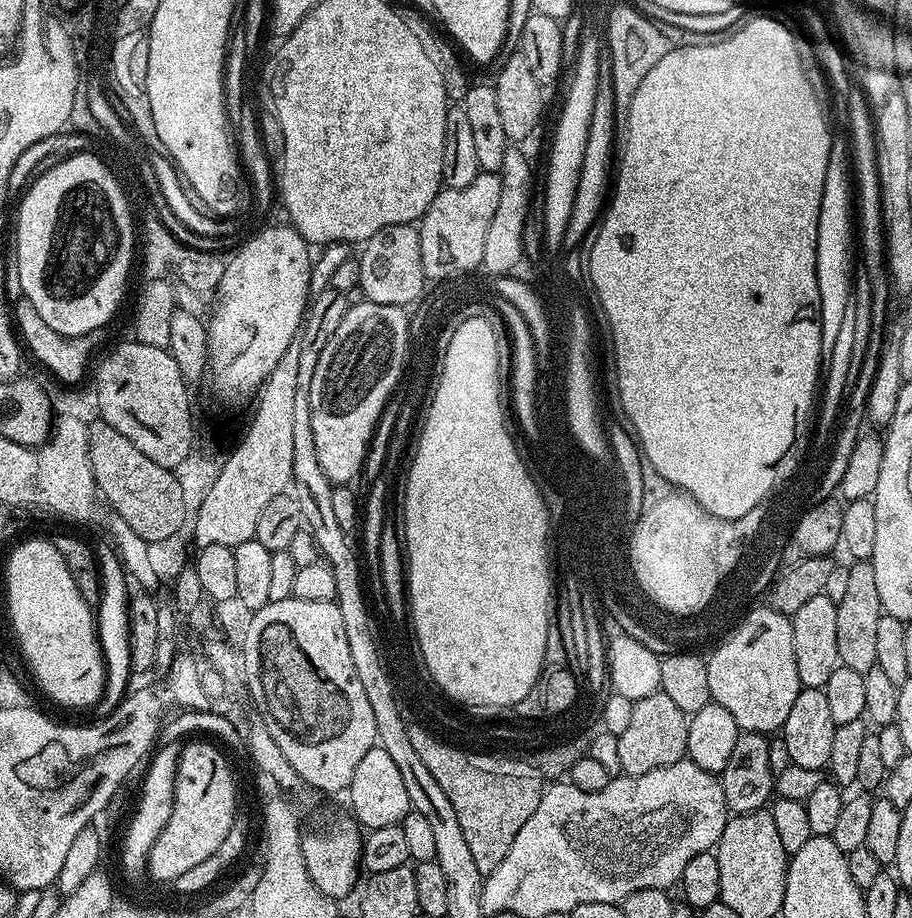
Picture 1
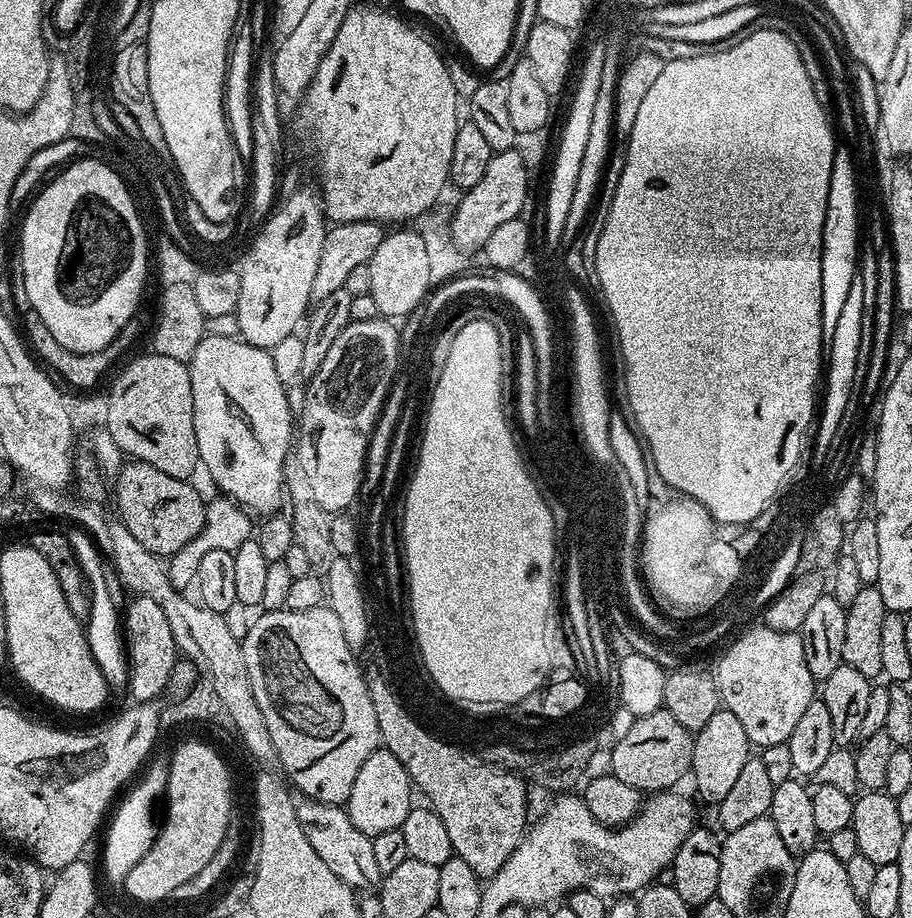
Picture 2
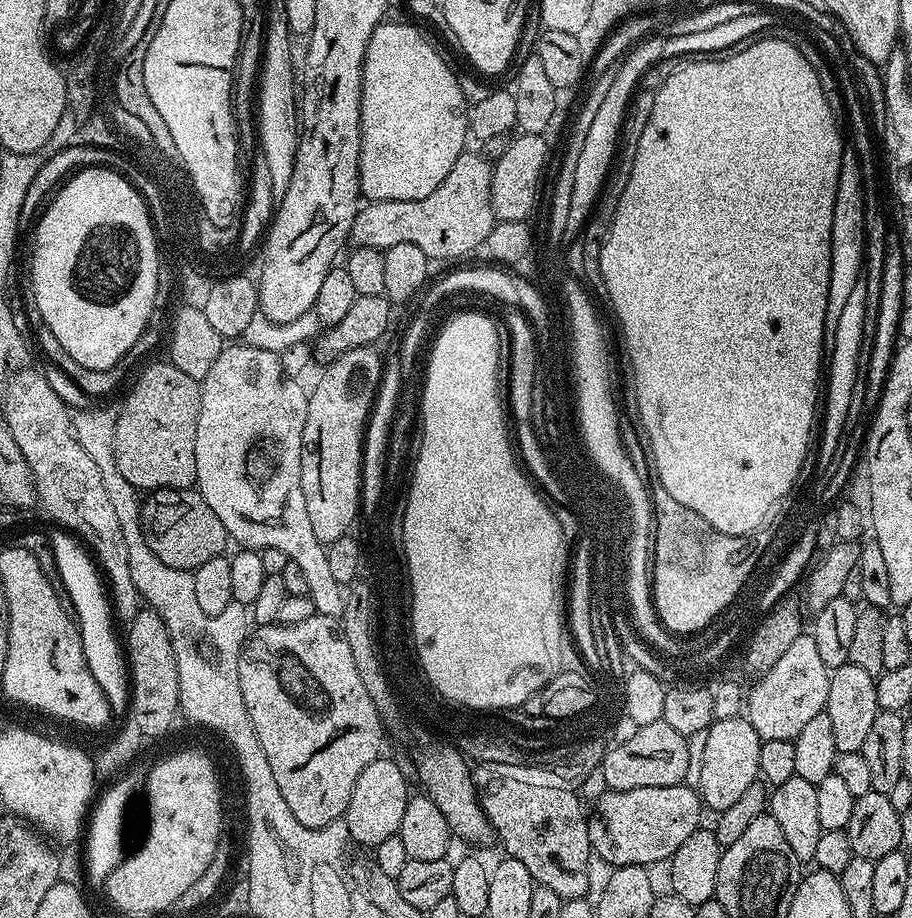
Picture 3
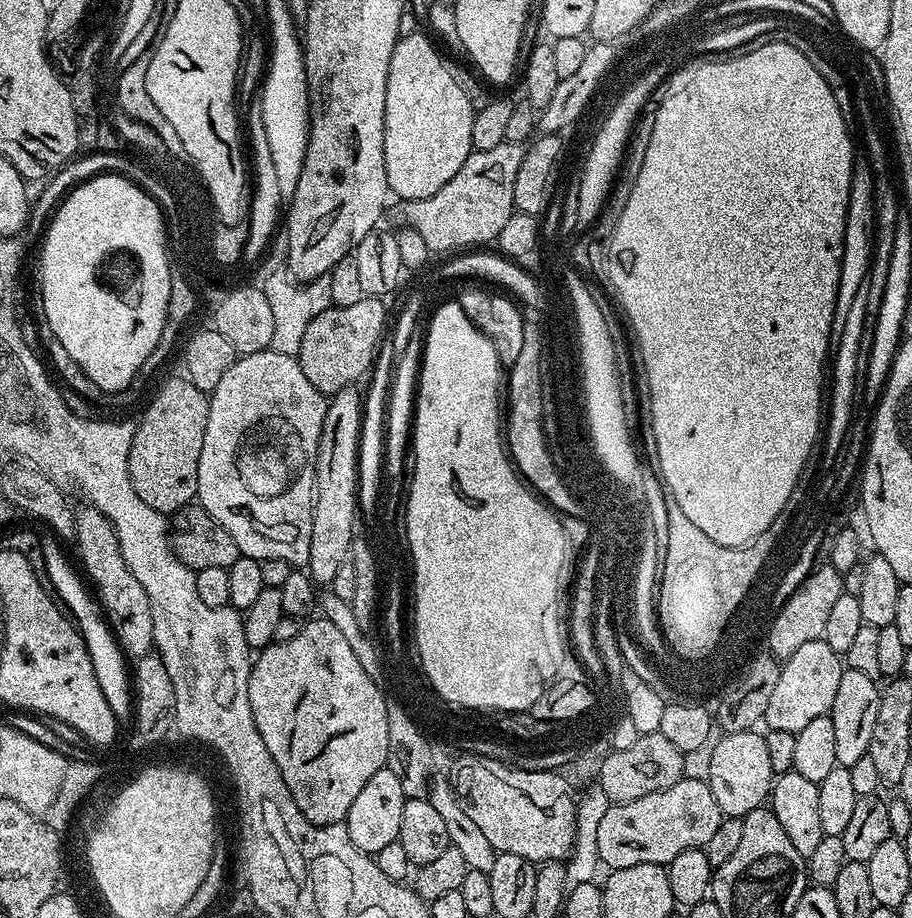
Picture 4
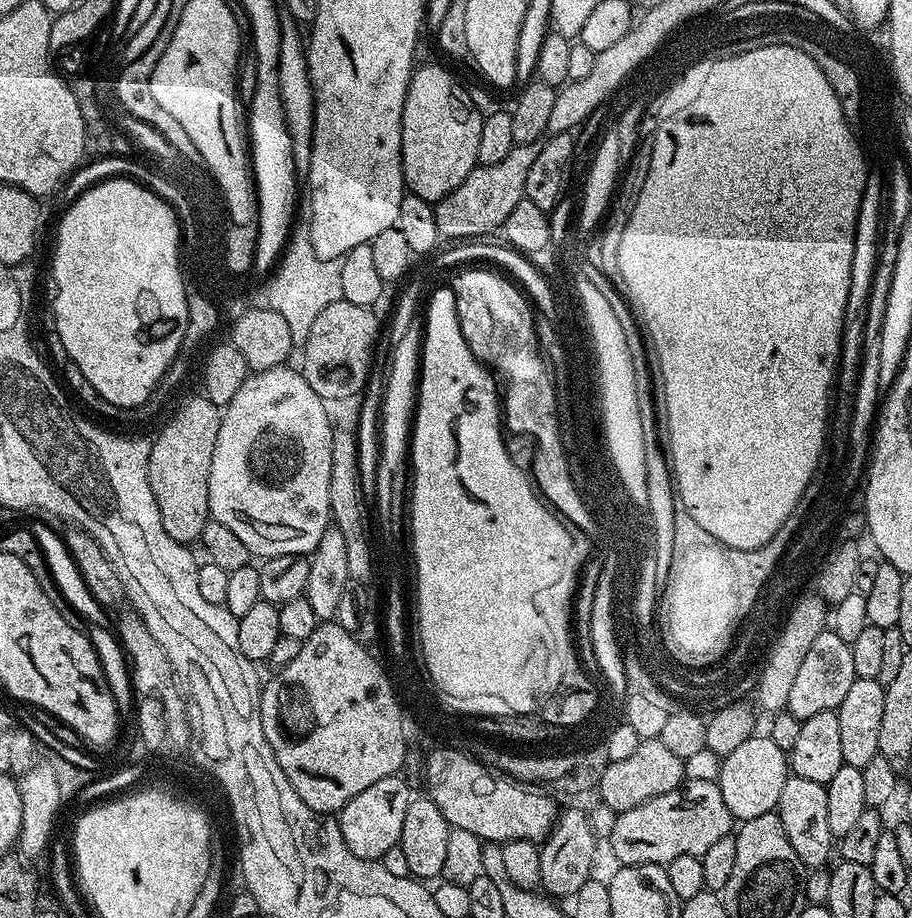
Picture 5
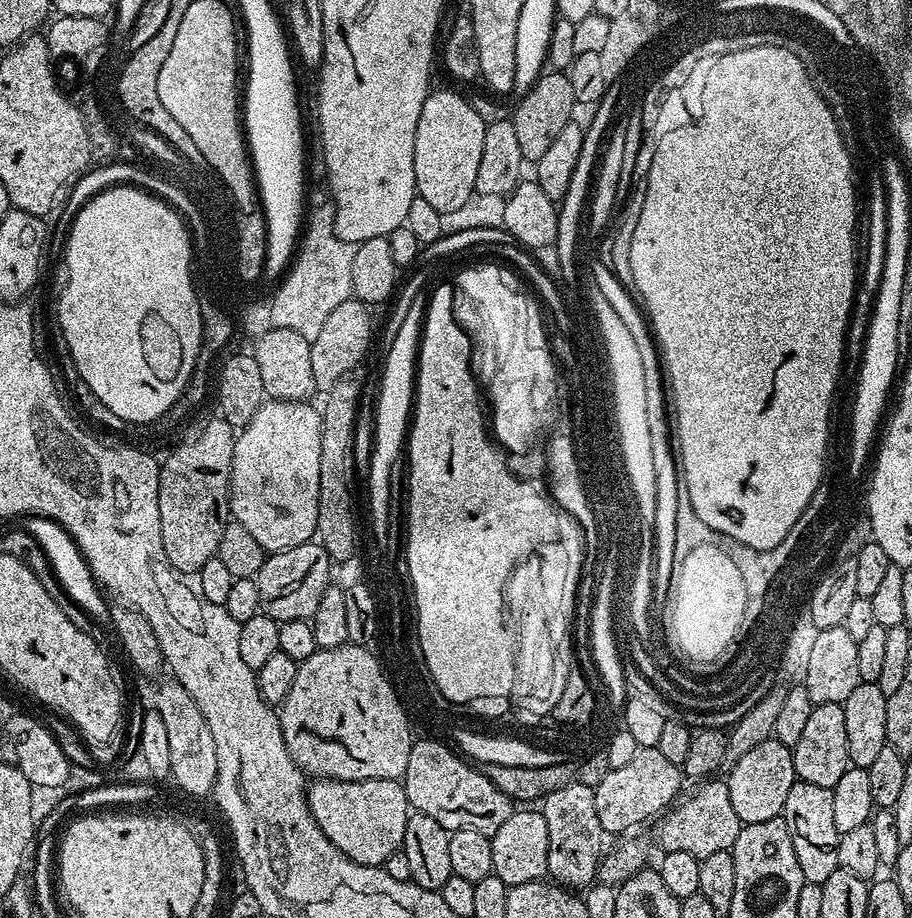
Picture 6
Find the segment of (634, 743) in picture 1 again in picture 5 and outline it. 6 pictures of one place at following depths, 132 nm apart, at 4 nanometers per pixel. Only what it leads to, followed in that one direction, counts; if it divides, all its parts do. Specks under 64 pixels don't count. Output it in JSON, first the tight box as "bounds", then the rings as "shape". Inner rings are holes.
{"bounds":[598,738,686,814],"shape":[[[659,738],[640,740],[637,749],[626,758],[609,760],[598,783],[599,803],[610,806],[610,810],[618,814],[634,806],[642,806],[642,802],[650,802],[650,798],[658,798],[658,794],[670,794],[670,790],[685,783],[684,768],[686,761],[678,758],[678,754],[672,753],[668,747],[662,746]]]}

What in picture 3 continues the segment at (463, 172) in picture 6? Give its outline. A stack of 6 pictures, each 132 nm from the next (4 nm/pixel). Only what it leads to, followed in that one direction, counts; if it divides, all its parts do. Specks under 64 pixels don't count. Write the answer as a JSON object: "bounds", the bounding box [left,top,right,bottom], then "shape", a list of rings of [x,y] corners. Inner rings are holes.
{"bounds":[360,22,470,201],"shape":[[[382,22],[377,26],[373,32],[370,42],[366,46],[366,54],[364,55],[364,73],[362,74],[362,82],[360,83],[360,191],[369,201],[373,200],[421,200],[426,198],[426,194],[434,194],[434,190],[438,190],[438,186],[442,186],[443,179],[450,174],[451,167],[454,166],[459,156],[466,151],[464,143],[470,140],[470,133],[468,130],[468,114],[466,105],[462,96],[462,88],[459,86],[460,76],[457,73],[452,73],[452,68],[446,61],[440,57],[440,52],[415,28],[412,24],[388,24],[389,22]]]}

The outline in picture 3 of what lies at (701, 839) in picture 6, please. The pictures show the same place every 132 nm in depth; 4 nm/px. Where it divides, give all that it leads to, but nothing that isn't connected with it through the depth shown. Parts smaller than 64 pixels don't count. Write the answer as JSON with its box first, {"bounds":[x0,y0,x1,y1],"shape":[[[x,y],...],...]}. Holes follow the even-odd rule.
{"bounds":[588,783,702,868],"shape":[[[687,783],[675,784],[674,786],[646,786],[642,790],[611,790],[604,793],[599,800],[595,801],[593,810],[588,816],[588,837],[593,853],[608,863],[608,866],[621,868],[631,864],[653,866],[671,861],[672,855],[701,827],[700,812],[702,813],[702,801],[699,791],[695,787],[688,788]]]}

